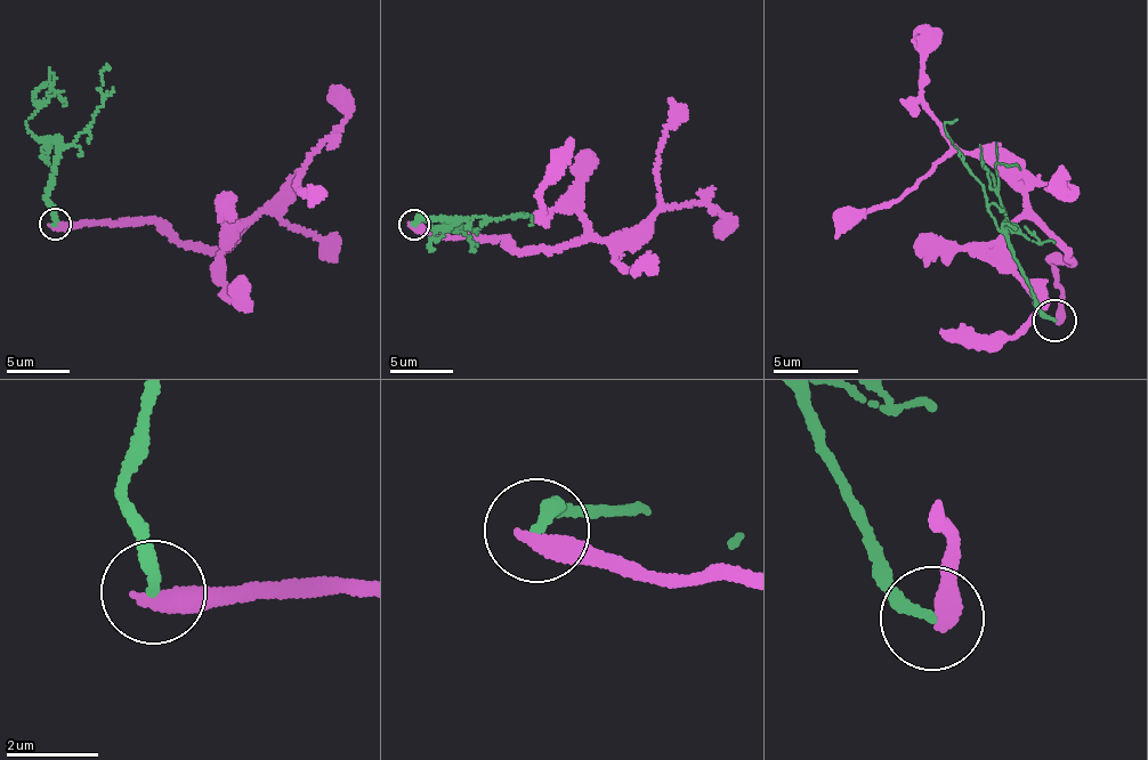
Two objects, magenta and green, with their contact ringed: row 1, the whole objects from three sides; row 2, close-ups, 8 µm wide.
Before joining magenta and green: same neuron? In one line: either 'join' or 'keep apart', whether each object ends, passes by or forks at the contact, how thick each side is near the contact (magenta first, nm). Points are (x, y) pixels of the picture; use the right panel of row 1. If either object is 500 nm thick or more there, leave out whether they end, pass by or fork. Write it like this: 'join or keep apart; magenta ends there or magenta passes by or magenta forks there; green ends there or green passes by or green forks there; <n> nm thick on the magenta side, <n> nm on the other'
keep apart; magenta ends there; green ends there; 440 nm thick on the magenta side, 240 nm on the other

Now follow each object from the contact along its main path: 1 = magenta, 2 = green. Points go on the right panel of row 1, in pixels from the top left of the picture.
1: (1056, 321), (1061, 292), (1049, 260), (1070, 266), (1065, 251), (1015, 186), (975, 158), (945, 159), (833, 239)
2: (1056, 321), (1036, 298), (1005, 232), (1016, 228), (1007, 219), (999, 166), (1018, 168)

